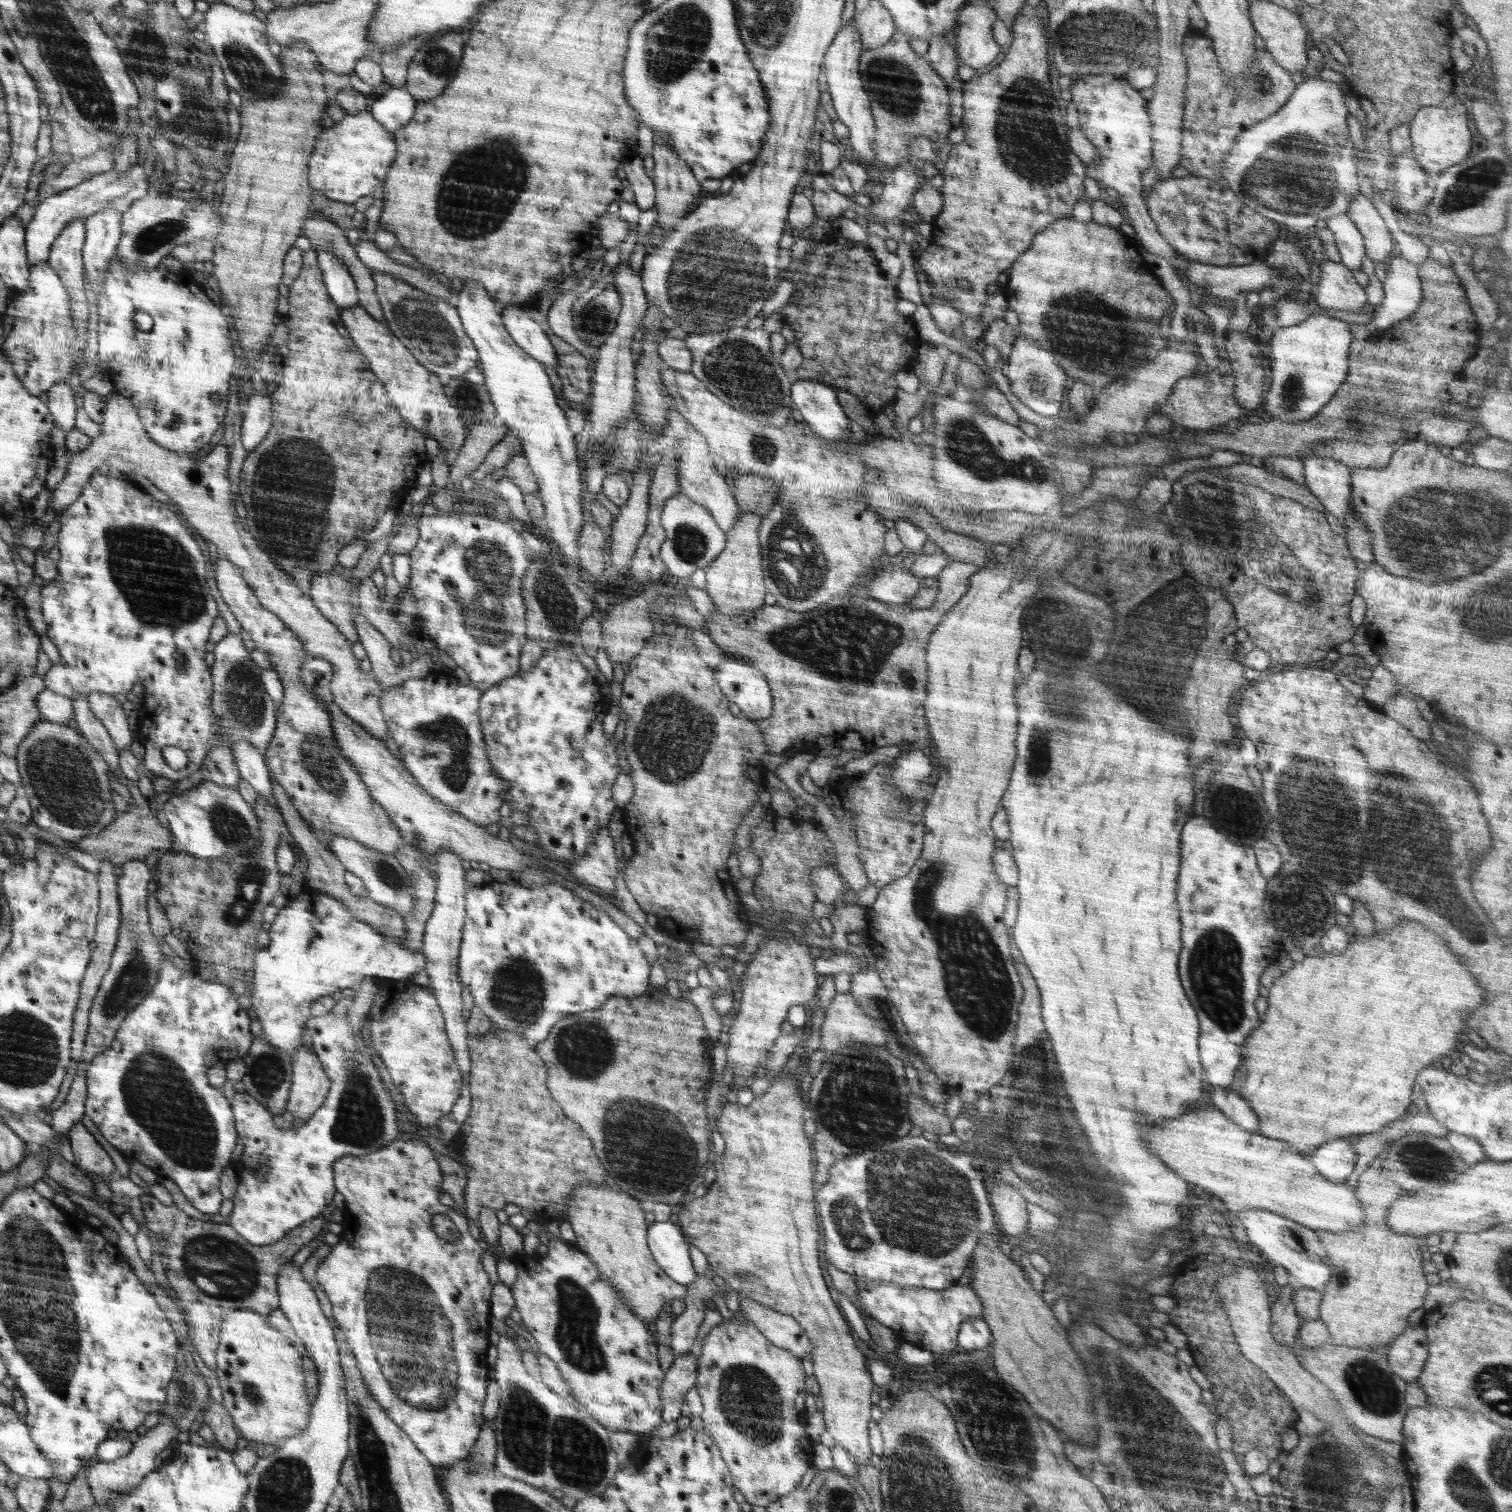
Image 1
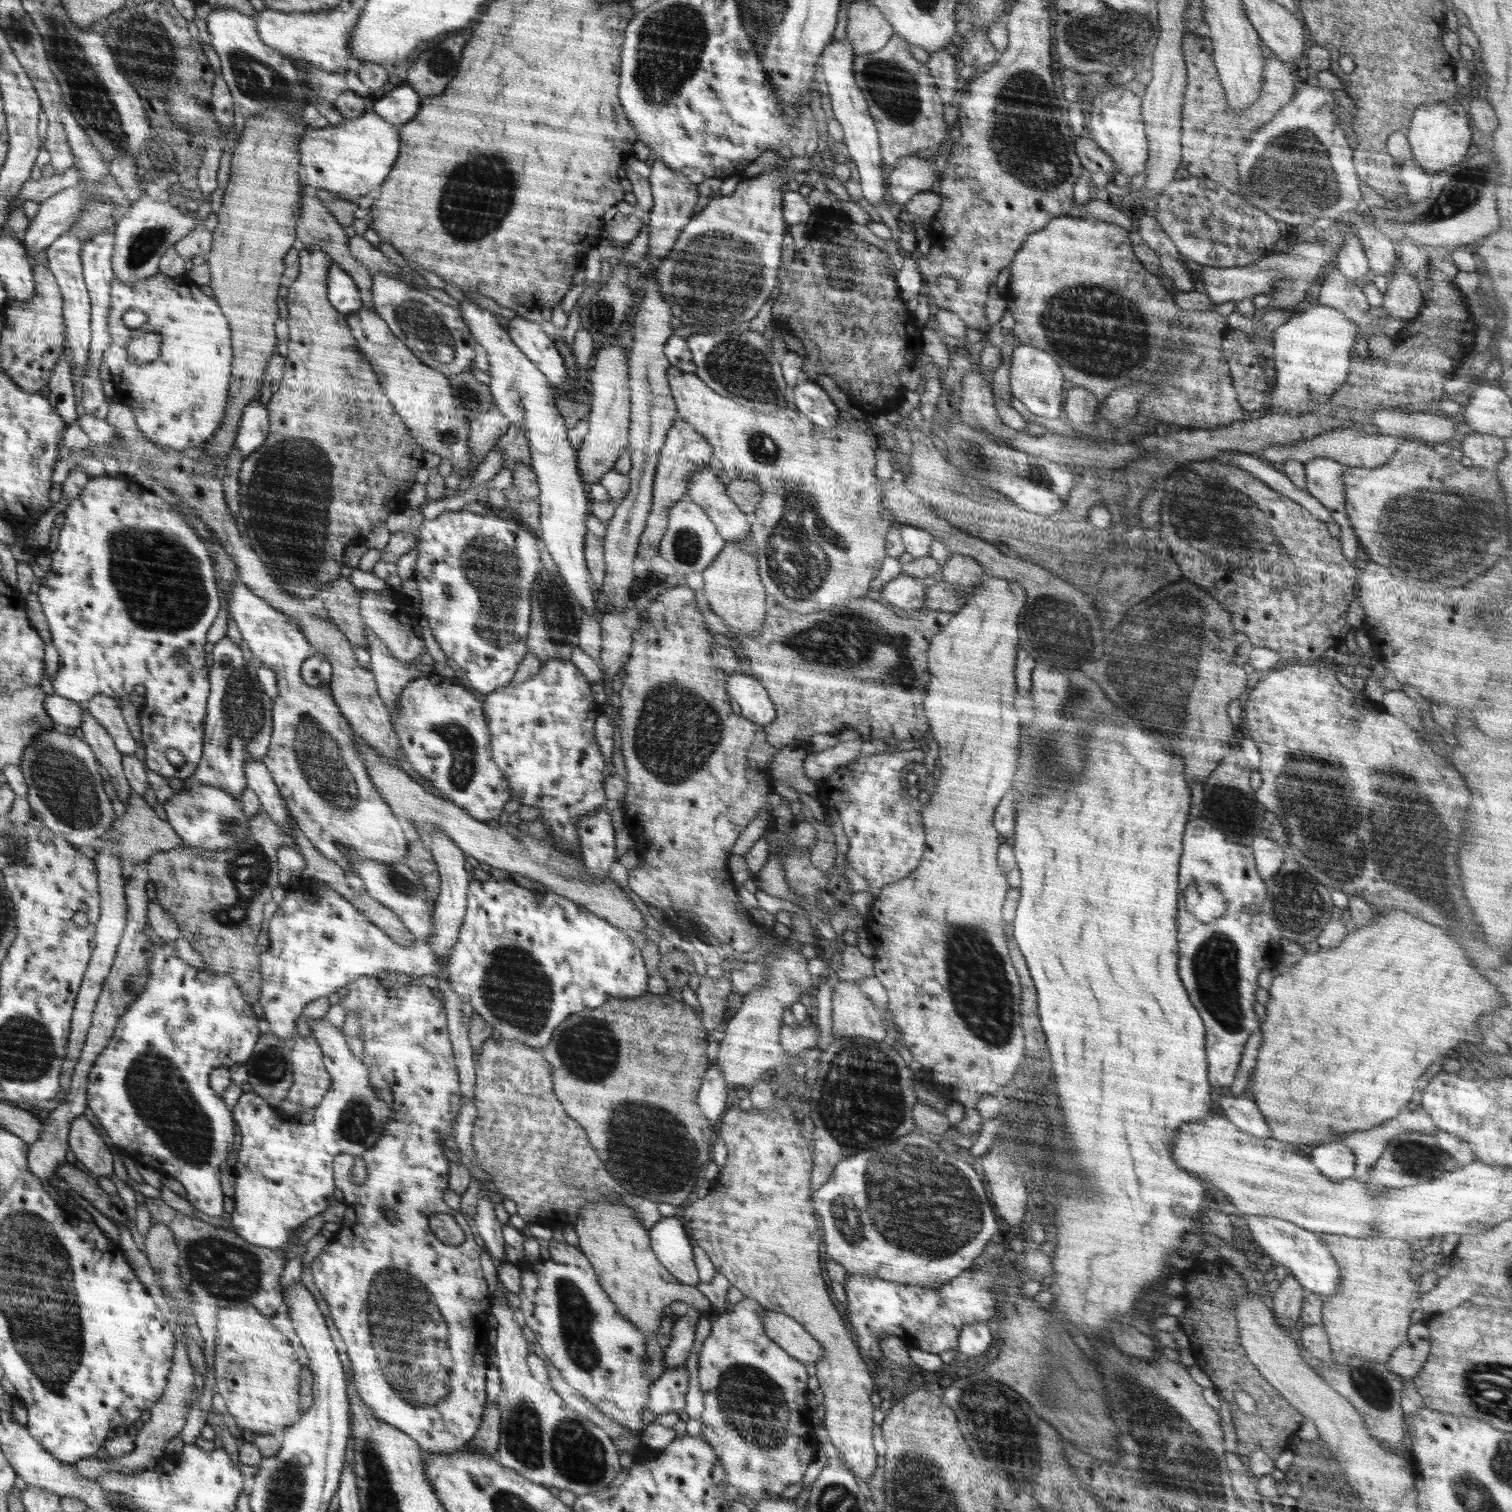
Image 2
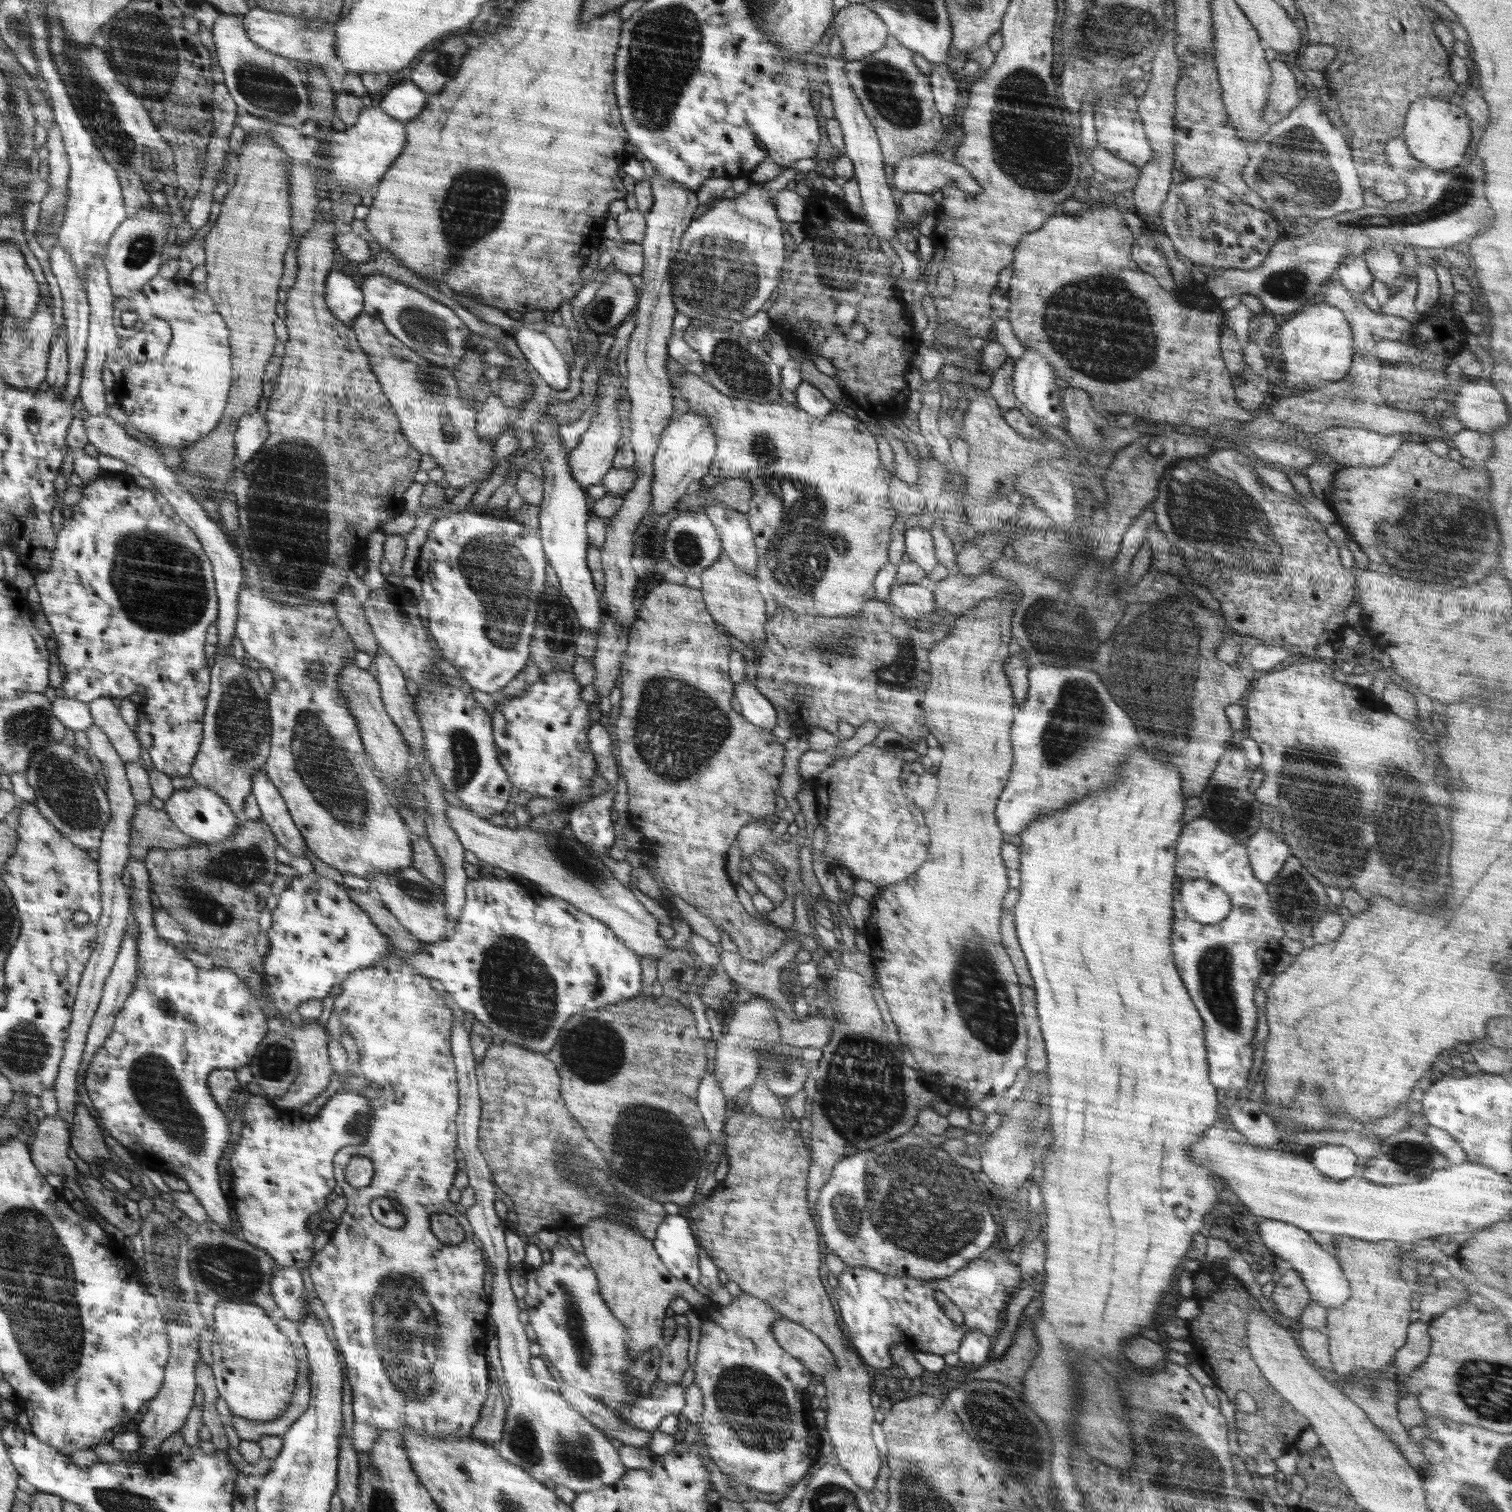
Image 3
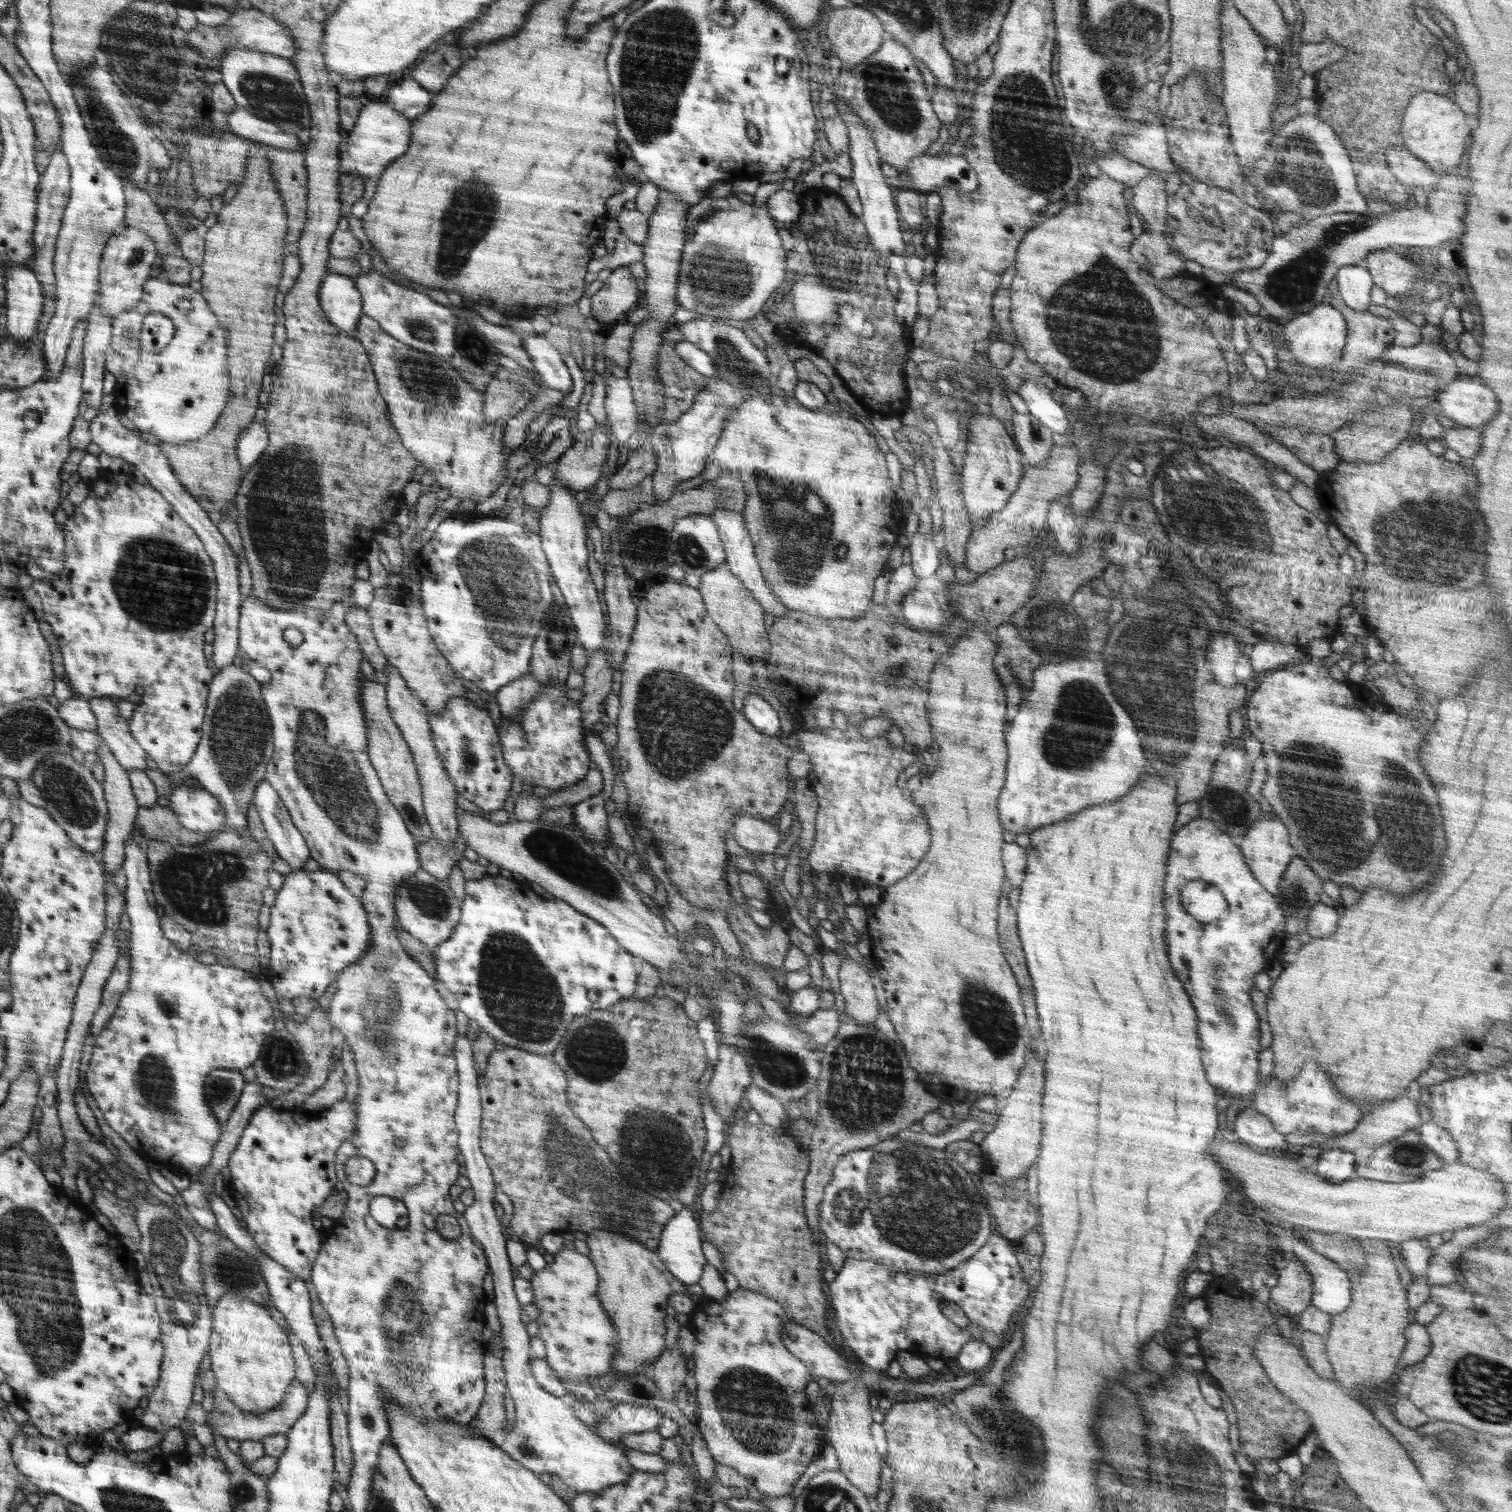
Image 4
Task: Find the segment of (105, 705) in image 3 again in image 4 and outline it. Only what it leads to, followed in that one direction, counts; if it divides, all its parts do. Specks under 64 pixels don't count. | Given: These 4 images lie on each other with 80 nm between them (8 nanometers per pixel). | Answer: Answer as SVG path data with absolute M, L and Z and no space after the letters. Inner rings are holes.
M97 697L89 702L90 709L96 716L97 734L108 745L116 762L127 772L144 772L146 768L145 750L132 736L131 728L120 714L112 698Z

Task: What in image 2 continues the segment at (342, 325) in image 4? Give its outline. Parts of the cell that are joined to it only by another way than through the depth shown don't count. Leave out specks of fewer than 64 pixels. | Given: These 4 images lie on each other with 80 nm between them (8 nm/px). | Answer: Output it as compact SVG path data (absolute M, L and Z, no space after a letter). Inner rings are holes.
M332 262L327 275L327 296L342 314L354 314L360 310L359 288L352 282L352 276L335 262Z

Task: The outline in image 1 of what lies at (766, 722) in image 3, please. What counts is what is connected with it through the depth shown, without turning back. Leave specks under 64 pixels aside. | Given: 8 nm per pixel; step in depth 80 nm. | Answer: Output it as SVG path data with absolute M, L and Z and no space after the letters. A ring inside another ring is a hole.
M730 654L714 673L715 681L724 697L738 705L746 718L762 720L772 714L773 697L768 681L762 672L750 666L745 658Z

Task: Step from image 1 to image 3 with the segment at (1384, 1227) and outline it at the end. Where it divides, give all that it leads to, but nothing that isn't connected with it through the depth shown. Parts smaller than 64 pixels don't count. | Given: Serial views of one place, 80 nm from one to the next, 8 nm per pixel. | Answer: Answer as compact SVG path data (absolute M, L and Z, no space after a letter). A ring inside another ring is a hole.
M1333 1236L1336 1247L1336 1258L1346 1275L1350 1287L1350 1296L1337 1307L1327 1308L1327 1323L1325 1333L1329 1338L1329 1353L1333 1364L1333 1375L1345 1378L1355 1375L1358 1371L1391 1372L1392 1362L1396 1351L1406 1344L1409 1327L1411 1298L1414 1289L1410 1288L1400 1275L1400 1265L1405 1262L1404 1255L1400 1256L1398 1241L1364 1241L1346 1236Z

